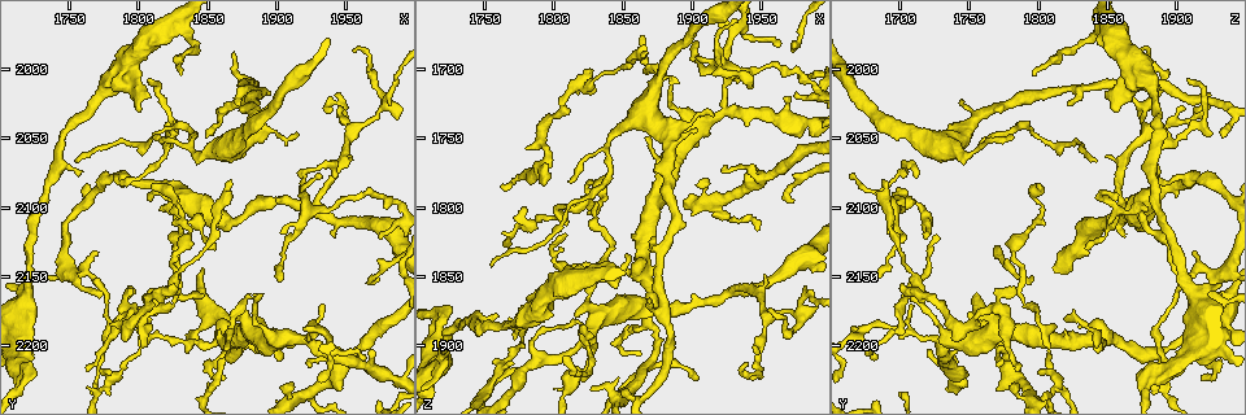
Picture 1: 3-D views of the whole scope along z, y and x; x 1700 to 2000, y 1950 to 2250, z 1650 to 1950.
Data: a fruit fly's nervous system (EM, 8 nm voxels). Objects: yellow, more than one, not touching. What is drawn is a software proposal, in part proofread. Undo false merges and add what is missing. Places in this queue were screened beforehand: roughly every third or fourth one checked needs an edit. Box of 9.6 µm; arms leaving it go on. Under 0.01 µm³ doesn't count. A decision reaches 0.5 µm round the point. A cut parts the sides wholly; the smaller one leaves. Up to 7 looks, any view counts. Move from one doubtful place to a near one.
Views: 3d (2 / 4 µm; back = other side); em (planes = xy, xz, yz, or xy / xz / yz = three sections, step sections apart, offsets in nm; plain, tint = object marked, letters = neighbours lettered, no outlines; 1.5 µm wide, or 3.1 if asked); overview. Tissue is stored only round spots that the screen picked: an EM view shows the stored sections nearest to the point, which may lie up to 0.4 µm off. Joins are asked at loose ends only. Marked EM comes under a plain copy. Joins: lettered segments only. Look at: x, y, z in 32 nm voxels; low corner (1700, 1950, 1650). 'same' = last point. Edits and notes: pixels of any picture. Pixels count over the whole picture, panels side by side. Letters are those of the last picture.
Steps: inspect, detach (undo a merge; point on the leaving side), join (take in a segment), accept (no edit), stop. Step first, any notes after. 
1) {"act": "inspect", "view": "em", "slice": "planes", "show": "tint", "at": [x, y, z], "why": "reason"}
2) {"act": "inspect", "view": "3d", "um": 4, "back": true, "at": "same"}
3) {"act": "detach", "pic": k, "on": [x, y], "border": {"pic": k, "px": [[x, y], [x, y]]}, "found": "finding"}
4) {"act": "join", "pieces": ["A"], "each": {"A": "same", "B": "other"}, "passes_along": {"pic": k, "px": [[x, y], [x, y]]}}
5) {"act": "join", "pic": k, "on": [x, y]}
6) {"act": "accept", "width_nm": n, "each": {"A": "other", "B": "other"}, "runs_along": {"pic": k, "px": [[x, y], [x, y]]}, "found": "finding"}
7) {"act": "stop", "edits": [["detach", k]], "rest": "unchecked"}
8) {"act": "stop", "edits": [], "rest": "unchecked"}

{"act": "inspect", "view": "3d", "um": 2, "back": true, "at": [1966, 2210, 1682], "why": "thin end"}

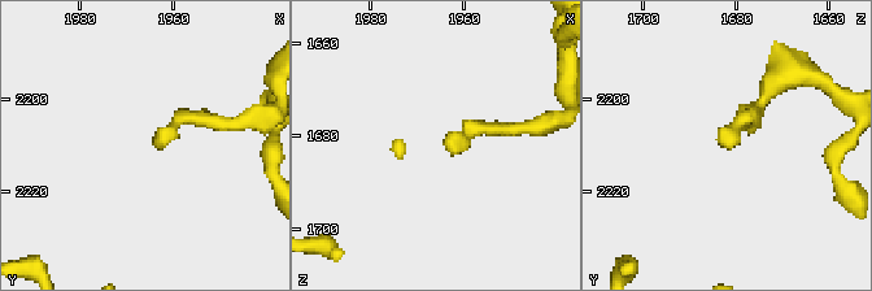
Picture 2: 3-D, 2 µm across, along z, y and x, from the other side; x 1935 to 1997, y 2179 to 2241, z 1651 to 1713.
{"act": "inspect", "view": "em", "slice": "xz", "step": 8, "show": "tint", "at": [1963, 2209, 1684], "why": "need the tissue"}

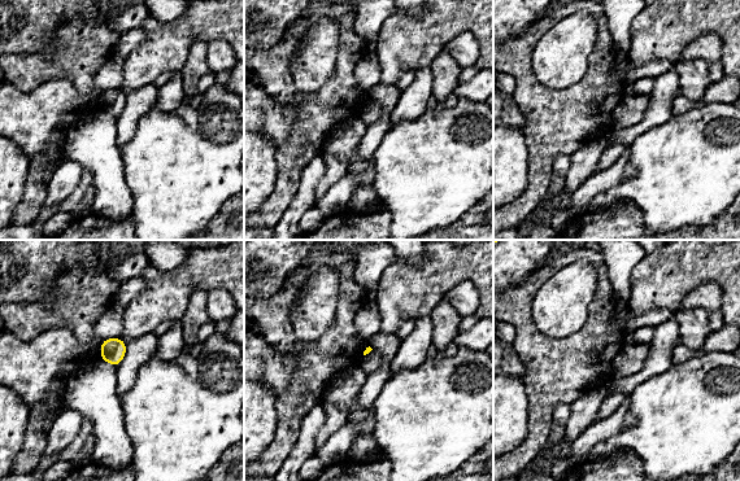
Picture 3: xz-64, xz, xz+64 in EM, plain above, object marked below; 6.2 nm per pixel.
{"act": "inspect", "view": "em", "slice": "planes", "show": "letters", "at": "same"}

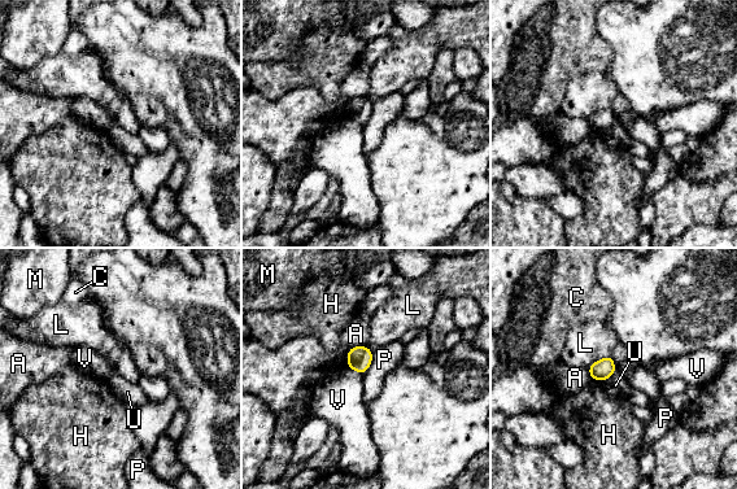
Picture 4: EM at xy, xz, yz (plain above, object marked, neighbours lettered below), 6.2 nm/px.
{"act": "accept", "longest_contact_nm": ["L", 170], "each": {"A": "other", "C": "other", "H": "other", "L": "other", "M": "other", "P": "other", "U": "other", "V": "other"}, "border": {"pic": 4, "px": [[373, 352], [370, 366], [363, 374]]}, "found": "no lettered segment goes on from it"}

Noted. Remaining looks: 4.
{"act": "inspect", "view": "3d", "um": 2, "at": [1862, 2204, 1676], "why": "end of a long branch"}

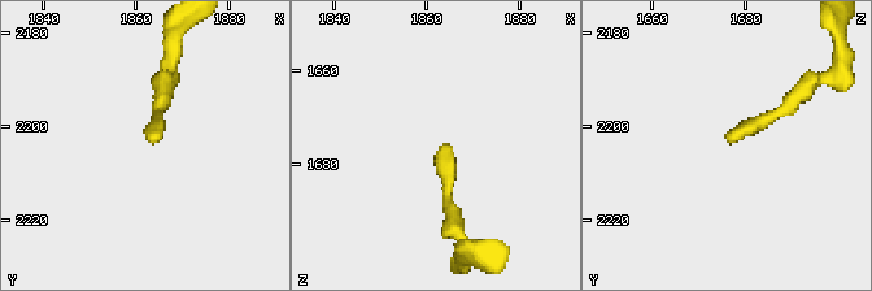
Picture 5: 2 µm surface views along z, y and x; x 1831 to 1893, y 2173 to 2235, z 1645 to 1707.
{"act": "inspect", "view": "em", "slice": "planes", "show": "letters", "at": [1863, 2203, 1677]}

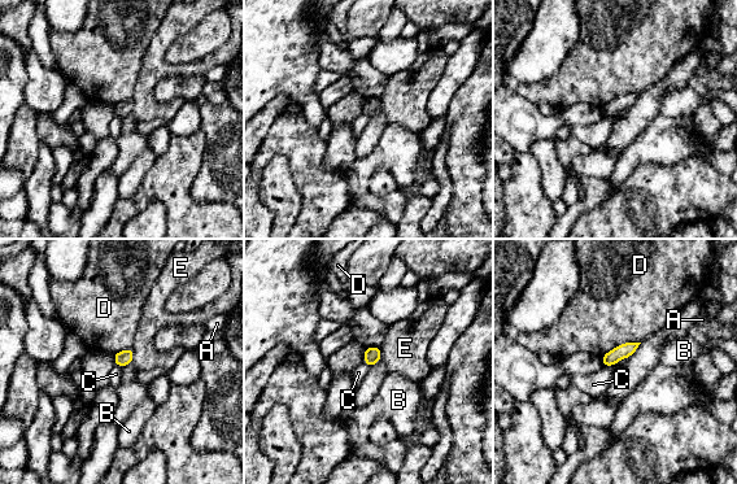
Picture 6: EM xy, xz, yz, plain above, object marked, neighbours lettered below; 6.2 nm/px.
{"act": "accept", "each": {"A": "other", "B": "other", "C": "other", "D": "other", "E": "other"}, "found": "none of them fits"}

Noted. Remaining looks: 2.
{"act": "inspect", "view": "em", "slice": "xz", "step": 8, "show": "tint", "at": [1824, 2134, 1782], "why": "sharp bend"}

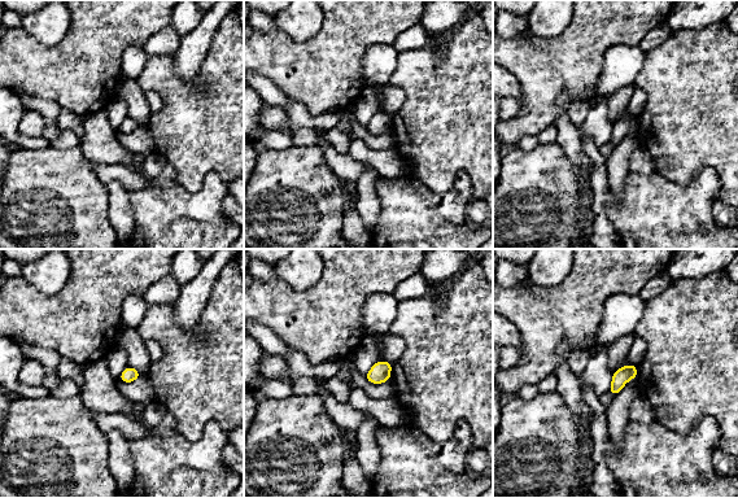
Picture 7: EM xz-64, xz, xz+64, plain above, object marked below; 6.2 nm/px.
{"act": "inspect", "view": "em", "slice": "planes", "show": "letters", "at": "same"}

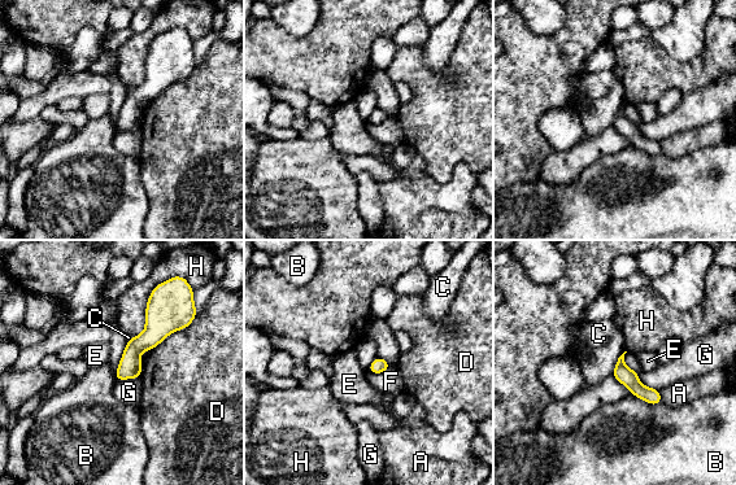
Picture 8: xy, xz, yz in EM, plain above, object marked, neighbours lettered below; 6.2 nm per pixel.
{"act": "accept", "width_nm": 90, "each": {"A": "other", "B": "other", "C": "other", "D": "other", "E": "other", "F": "other", "G": "other", "H": "other"}, "runs_along": {"pic": 8, "px": [[621, 361], [621, 370], [657, 400]]}, "found": "one cell here"}

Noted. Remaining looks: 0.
{"act": "stop", "edits": [], "rest": "unchecked"}

